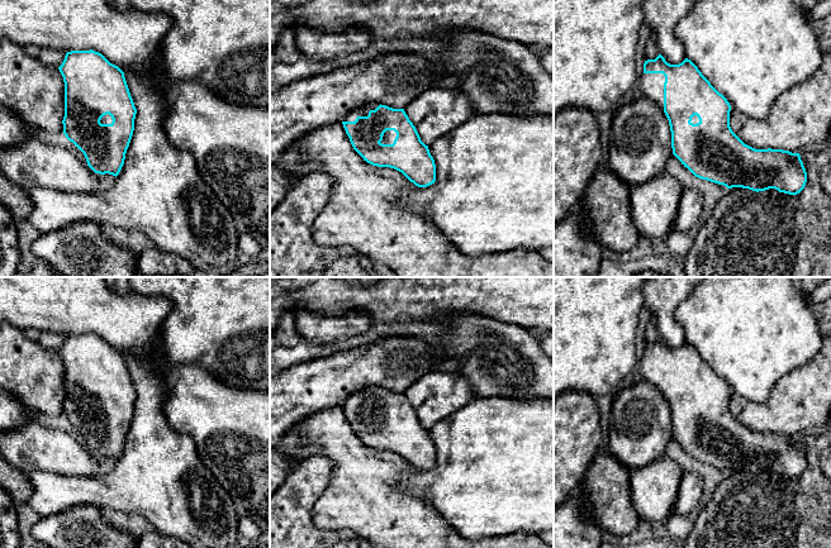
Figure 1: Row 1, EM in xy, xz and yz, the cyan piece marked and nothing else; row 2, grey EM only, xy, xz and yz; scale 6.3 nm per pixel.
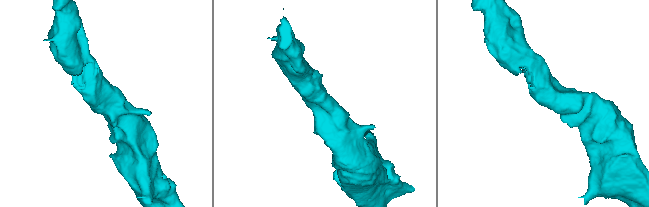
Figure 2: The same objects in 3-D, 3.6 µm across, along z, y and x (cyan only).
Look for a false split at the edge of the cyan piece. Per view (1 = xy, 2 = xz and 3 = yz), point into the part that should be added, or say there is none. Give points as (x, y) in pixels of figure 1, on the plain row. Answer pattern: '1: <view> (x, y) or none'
1: xy (107, 403)
2: xz (362, 394)
3: yz (651, 368)

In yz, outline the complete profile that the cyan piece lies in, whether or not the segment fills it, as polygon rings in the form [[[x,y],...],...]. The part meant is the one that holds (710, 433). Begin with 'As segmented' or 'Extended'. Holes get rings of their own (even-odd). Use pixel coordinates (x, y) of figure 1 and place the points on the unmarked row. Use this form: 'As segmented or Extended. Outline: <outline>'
Extended. Outline: [[[661,338],[647,343],[638,368],[642,381],[656,386],[665,396],[671,415],[673,438],[695,461],[727,472],[742,471],[756,476],[775,472],[797,478],[804,472],[807,456],[799,437],[755,433],[745,428],[730,410],[730,386],[690,343],[685,342],[679,348],[668,347]]]

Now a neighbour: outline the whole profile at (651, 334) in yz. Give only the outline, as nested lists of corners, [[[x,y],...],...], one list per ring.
[[[651,318],[649,324],[646,325],[645,344],[655,343],[657,339],[659,339],[659,332],[657,332],[657,327],[656,327],[656,319]]]

